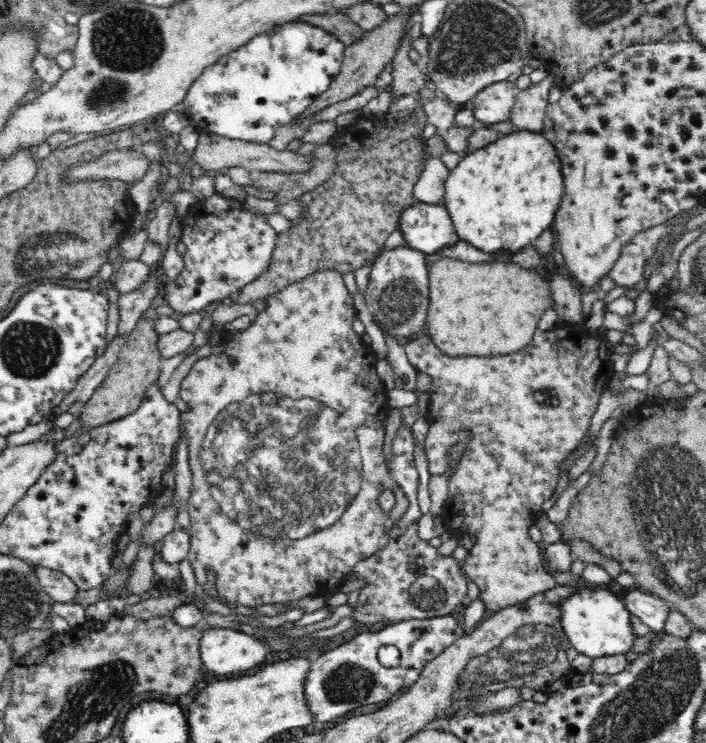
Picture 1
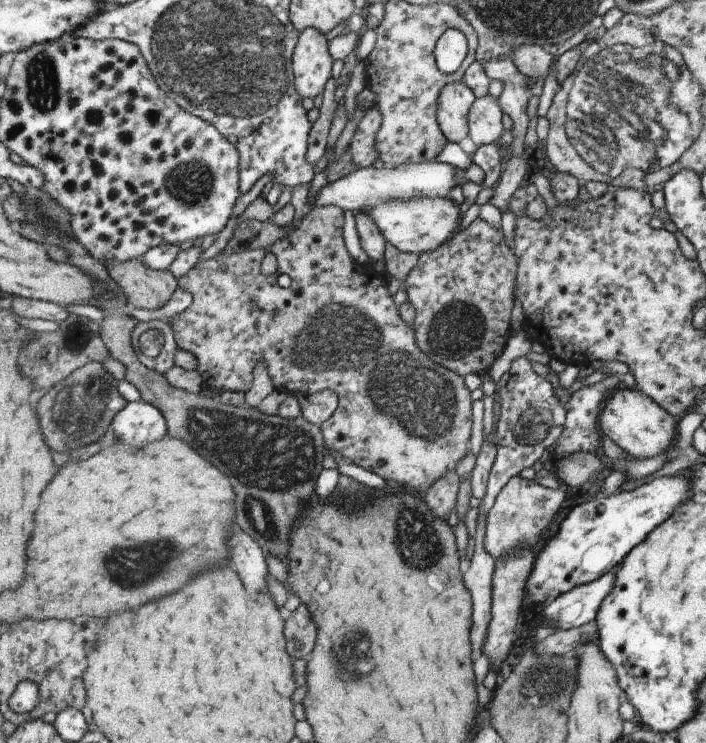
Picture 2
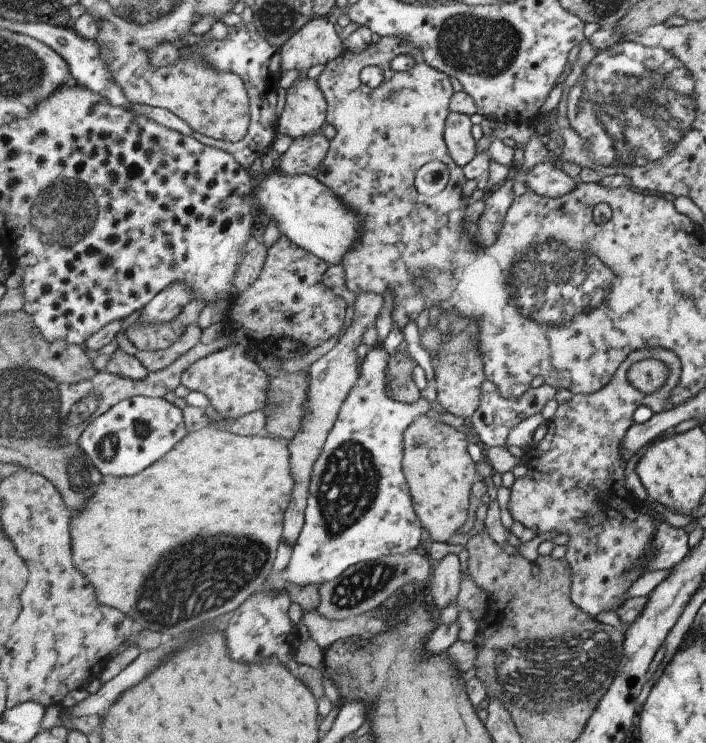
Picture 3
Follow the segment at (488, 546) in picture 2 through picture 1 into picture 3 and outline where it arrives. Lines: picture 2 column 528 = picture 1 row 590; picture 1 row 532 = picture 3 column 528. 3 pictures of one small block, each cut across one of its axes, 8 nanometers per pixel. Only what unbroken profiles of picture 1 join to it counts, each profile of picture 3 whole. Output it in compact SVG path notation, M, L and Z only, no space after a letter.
M641 348L627 354L627 358L619 364L613 378L601 390L593 394L575 394L571 400L561 402L547 422L545 438L539 444L533 444L523 454L523 464L527 468L525 476L515 478L509 488L507 512L513 522L519 522L523 528L531 530L535 536L545 532L565 534L569 542L565 544L567 554L565 562L571 568L571 604L587 614L589 618L599 612L615 612L625 602L625 594L631 584L643 576L639 566L643 566L649 552L649 542L655 534L653 516L637 512L635 496L629 492L627 480L623 478L625 460L619 452L619 442L623 434L633 424L633 412L639 406L649 408L653 414L665 410L665 402L675 390L675 384L681 378L679 358L663 348Z

